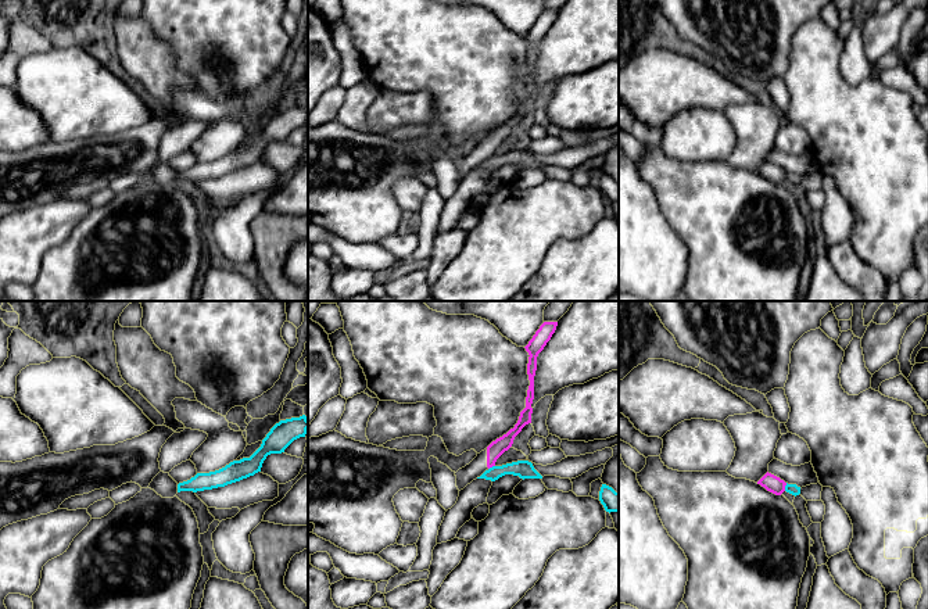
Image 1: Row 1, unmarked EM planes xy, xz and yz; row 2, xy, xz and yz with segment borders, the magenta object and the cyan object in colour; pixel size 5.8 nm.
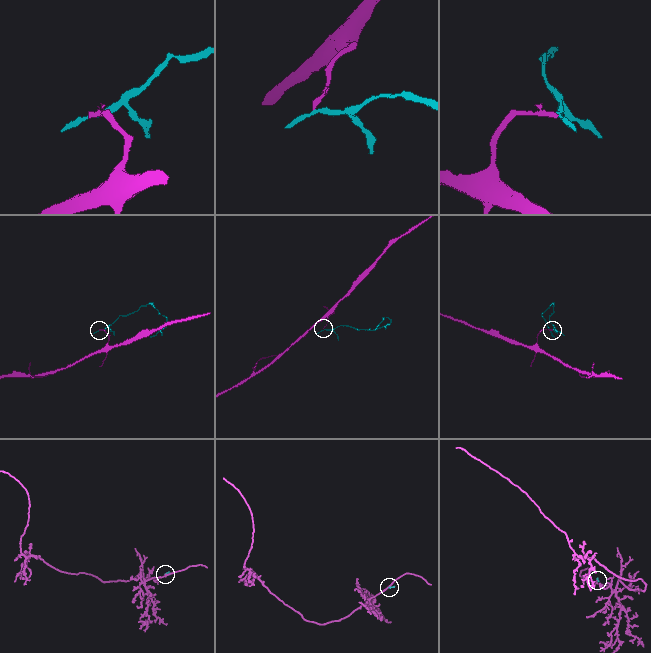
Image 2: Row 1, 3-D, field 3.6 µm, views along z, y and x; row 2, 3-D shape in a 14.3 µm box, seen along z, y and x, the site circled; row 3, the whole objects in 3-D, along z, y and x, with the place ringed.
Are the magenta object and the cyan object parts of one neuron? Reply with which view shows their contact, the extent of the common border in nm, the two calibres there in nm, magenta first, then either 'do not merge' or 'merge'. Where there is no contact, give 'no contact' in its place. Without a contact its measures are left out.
contact in yz; length 50 nm; calibres 100 and 60 nm; do not merge

